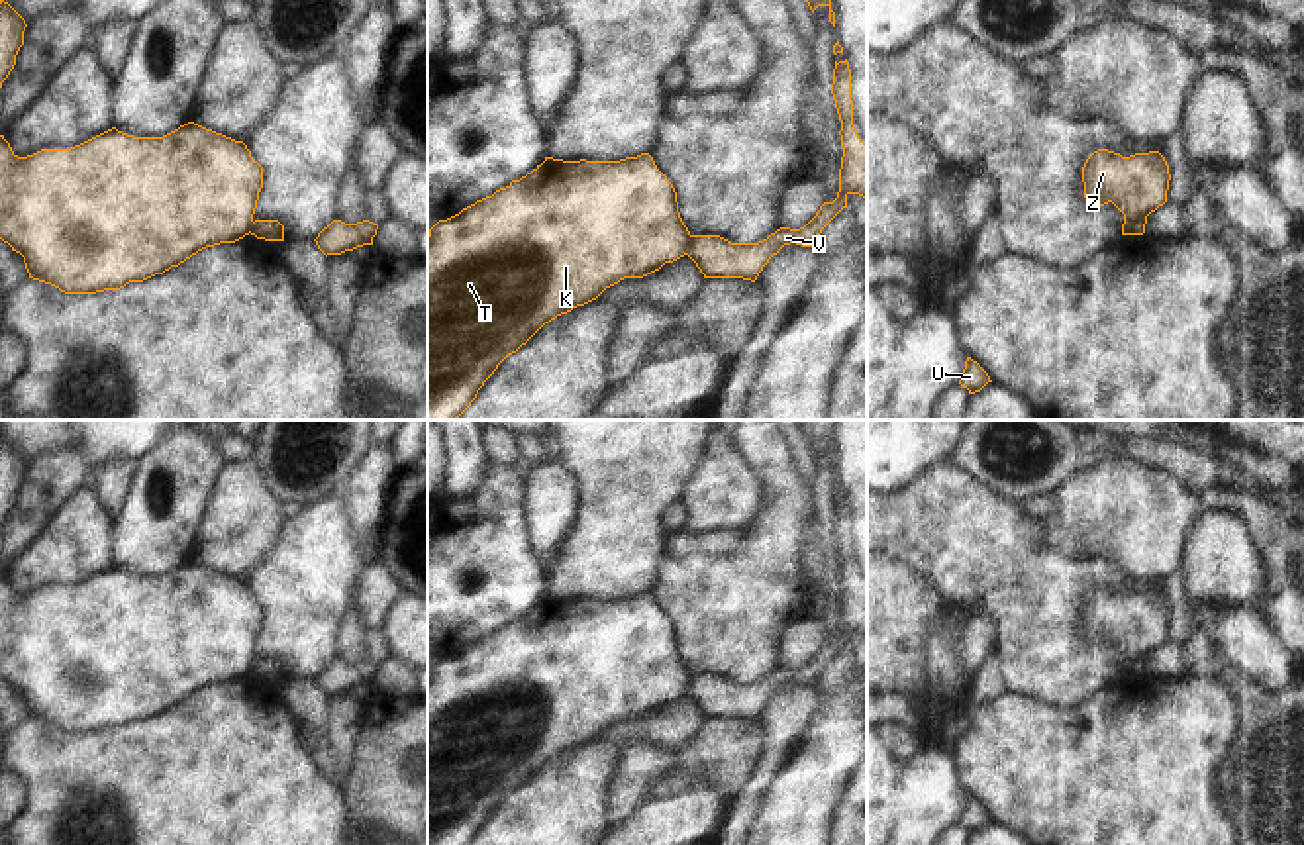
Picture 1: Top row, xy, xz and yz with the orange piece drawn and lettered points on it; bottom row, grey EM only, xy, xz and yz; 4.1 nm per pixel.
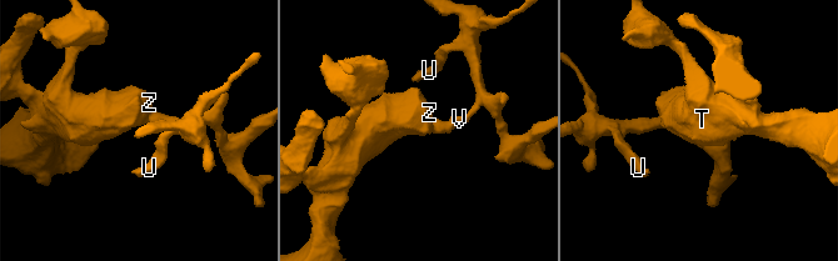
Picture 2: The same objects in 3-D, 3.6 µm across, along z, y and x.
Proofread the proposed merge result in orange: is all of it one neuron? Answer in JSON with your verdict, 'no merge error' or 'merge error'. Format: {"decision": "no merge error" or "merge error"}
{"decision": "merge error"}

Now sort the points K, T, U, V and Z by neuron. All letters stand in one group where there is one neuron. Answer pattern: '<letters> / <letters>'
K T Z / U V

